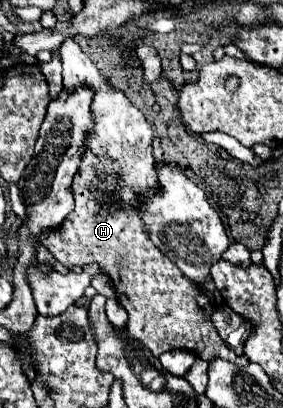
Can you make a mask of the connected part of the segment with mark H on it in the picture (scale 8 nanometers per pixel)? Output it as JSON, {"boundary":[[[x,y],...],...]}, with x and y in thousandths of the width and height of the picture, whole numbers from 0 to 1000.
{"boundary":[[[233,96],[205,125],[219,135],[233,228],[261,228],[283,208],[311,208],[332,223],[318,257],[332,316],[304,336],[297,385],[254,449],[269,507],[226,537],[212,566],[148,581],[155,605],[247,659],[346,645],[403,694],[417,738],[452,767],[459,821],[523,850],[544,875],[608,855],[664,855],[714,885],[777,875],[827,895],[876,895],[876,875],[820,865],[763,816],[749,797],[763,752],[742,728],[707,699],[664,689],[664,679],[650,679],[530,591],[530,571],[502,537],[502,498],[509,483],[537,483],[558,453],[537,385],[537,306],[424,218],[375,199],[261,96]]]}

